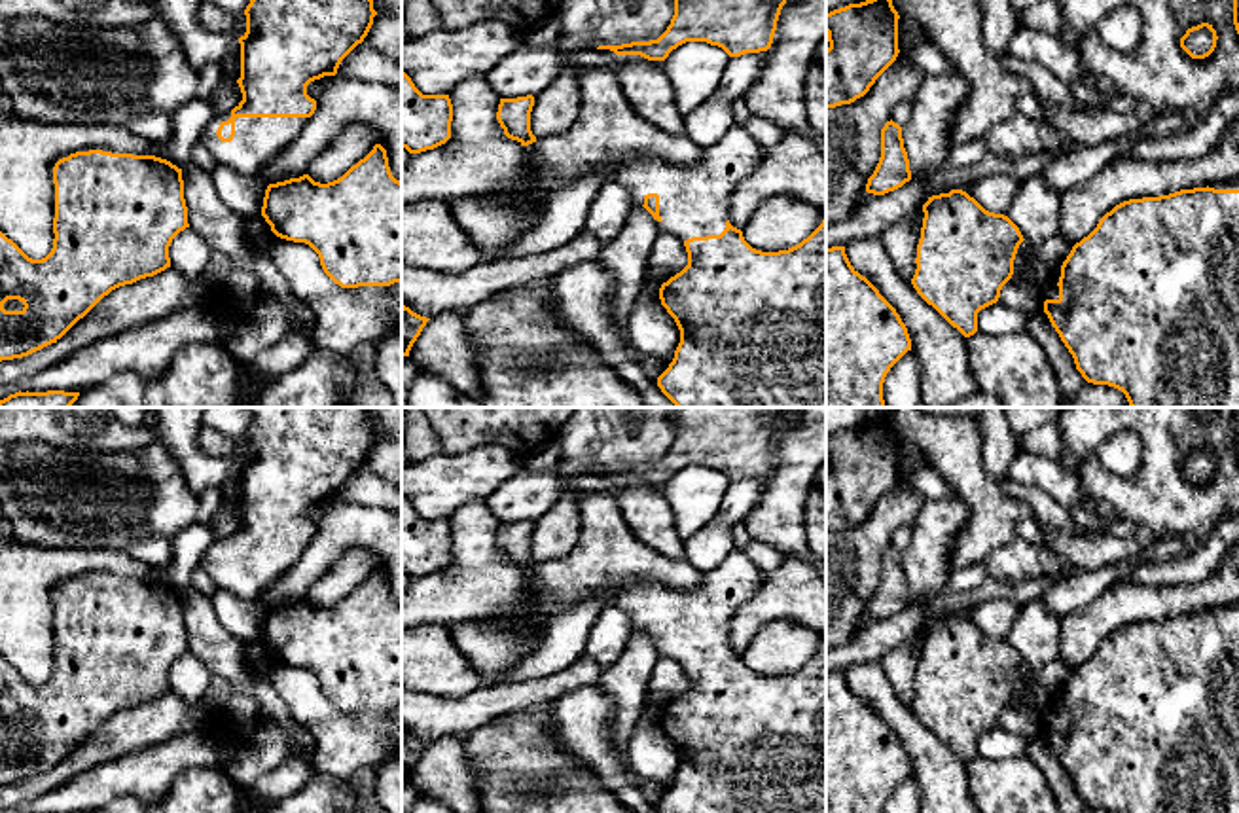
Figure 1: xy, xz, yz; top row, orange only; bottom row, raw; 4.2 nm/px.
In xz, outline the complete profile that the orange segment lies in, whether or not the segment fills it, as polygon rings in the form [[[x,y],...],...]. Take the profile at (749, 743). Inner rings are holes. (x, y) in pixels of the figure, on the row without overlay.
[[[735,548],[701,576],[693,593],[674,591],[661,582],[629,582],[614,601],[631,616],[633,629],[663,646],[688,677],[688,690],[659,713],[661,730],[680,754],[674,783],[657,802],[659,813],[826,813],[826,641],[807,663],[779,677],[752,673],[743,656],[729,648],[731,618],[762,580],[763,572]]]

